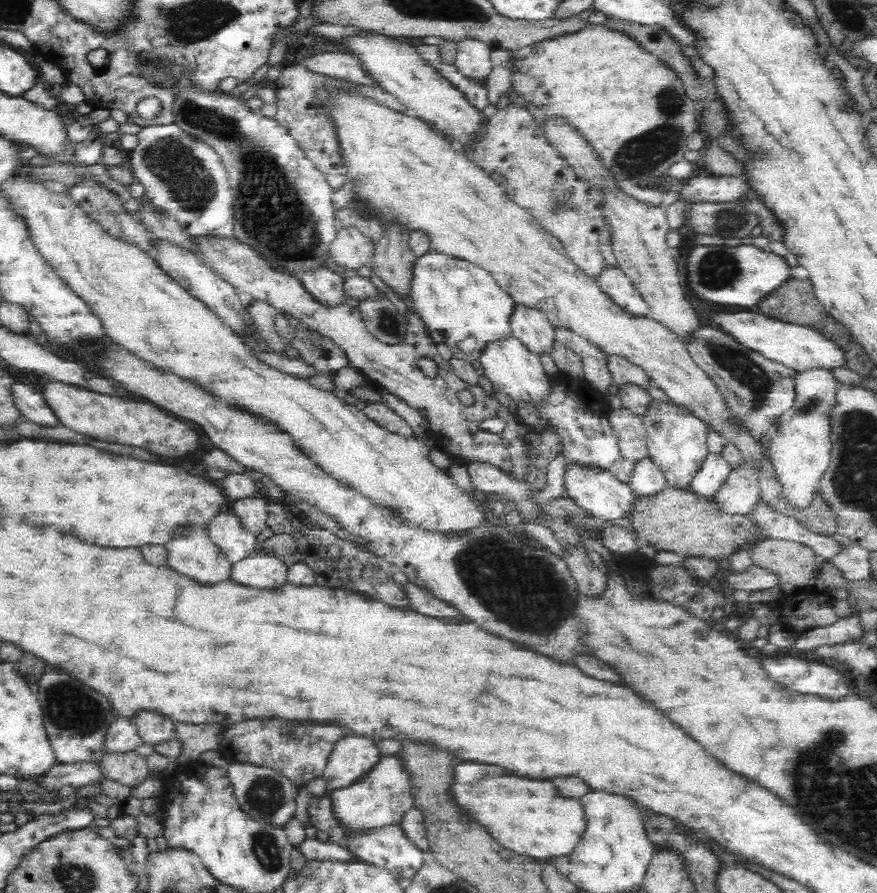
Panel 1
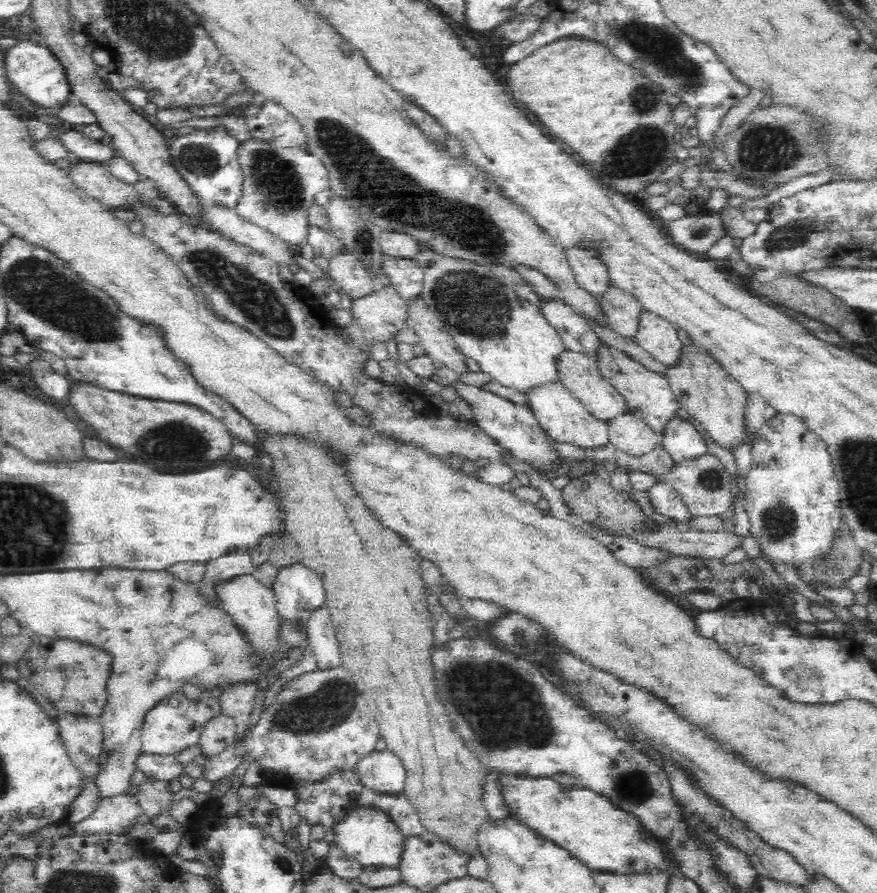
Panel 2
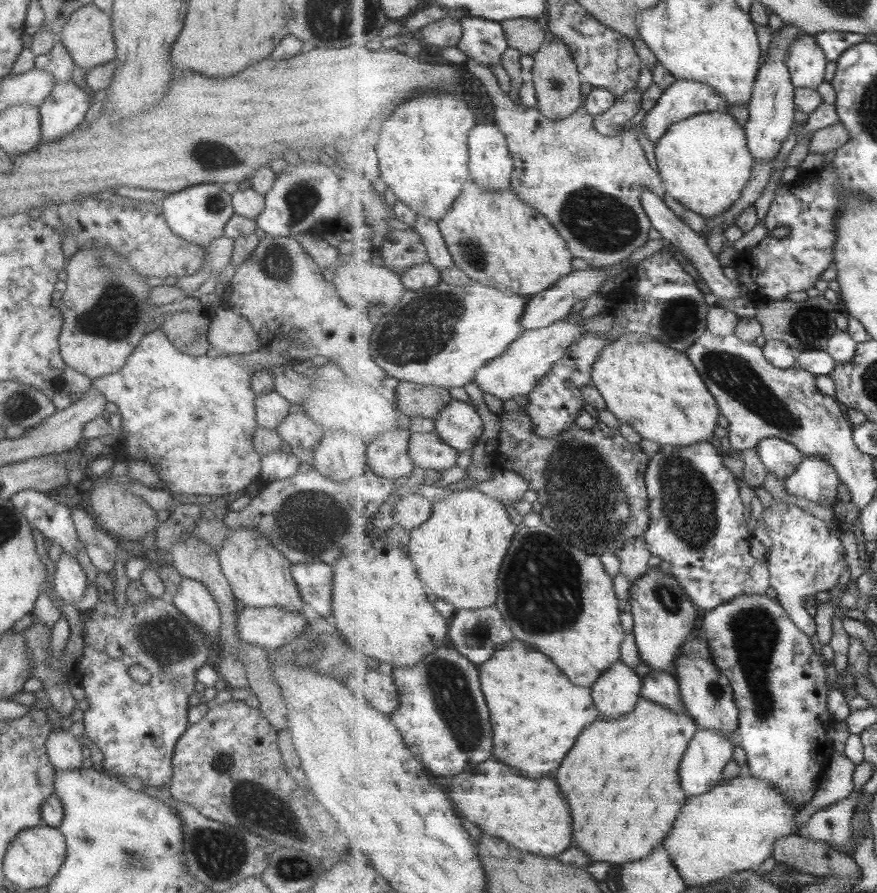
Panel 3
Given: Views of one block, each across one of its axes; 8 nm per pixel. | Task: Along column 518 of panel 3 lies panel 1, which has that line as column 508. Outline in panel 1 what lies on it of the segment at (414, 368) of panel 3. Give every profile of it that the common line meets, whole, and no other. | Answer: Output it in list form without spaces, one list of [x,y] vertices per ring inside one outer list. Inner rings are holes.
[[[434,250],[416,258],[410,296],[425,326],[442,333],[454,358],[479,360],[489,344],[513,336],[510,318],[514,314],[514,299],[489,272],[467,260]]]

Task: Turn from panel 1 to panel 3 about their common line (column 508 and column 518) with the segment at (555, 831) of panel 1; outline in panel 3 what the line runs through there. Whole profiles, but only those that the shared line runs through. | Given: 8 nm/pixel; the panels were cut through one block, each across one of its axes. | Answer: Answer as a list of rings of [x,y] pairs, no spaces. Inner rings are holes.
[[[487,760],[475,770],[471,768],[450,779],[448,795],[455,809],[481,830],[491,832],[491,836],[497,836],[523,852],[543,856],[557,856],[571,846],[573,820],[569,804],[555,780],[529,780],[519,776],[515,768],[495,760]]]

